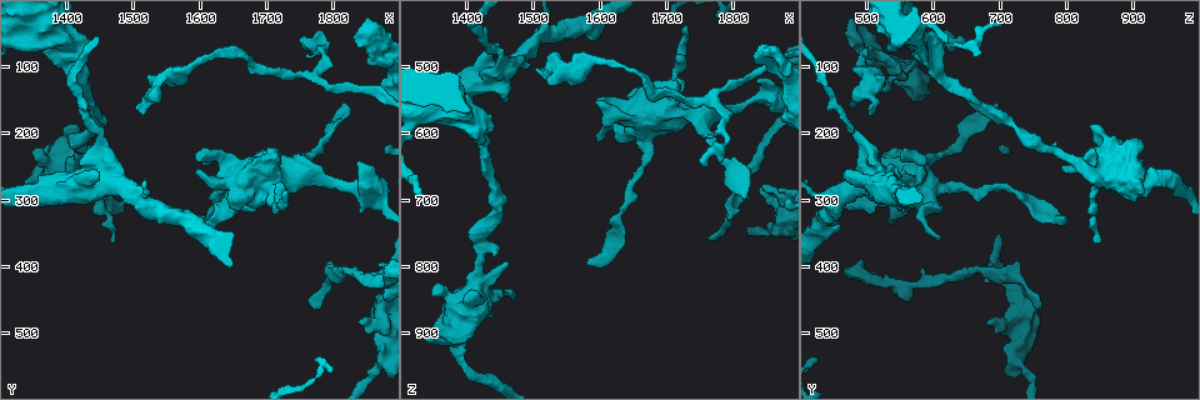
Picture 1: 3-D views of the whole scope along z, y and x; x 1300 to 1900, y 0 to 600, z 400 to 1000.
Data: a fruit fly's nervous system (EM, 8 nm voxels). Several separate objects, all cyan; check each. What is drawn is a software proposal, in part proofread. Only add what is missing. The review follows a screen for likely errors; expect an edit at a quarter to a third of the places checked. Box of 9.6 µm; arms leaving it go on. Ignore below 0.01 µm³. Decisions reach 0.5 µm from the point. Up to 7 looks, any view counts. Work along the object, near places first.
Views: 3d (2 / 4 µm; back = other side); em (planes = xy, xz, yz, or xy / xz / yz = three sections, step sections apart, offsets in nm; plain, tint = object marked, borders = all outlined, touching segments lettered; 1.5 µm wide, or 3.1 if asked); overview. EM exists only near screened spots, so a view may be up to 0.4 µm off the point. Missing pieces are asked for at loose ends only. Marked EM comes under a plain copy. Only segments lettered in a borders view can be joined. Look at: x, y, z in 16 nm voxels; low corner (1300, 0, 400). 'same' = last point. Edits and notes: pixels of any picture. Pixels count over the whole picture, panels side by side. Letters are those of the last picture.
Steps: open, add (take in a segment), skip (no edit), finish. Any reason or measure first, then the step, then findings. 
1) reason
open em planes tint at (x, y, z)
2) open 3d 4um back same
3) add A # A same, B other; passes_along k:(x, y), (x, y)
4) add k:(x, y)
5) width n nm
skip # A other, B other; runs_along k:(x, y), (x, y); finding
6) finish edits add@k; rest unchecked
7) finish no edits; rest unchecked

open em planes borders at (1760, 65, 650)

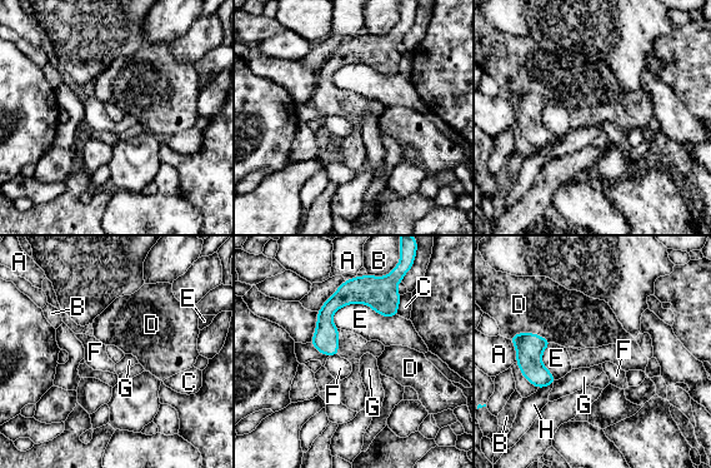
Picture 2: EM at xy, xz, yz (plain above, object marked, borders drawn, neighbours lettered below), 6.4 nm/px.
skip # A other, B other, C other, D other, E other, F other, G other, H other; border 2:(338, 354), (329, 357); none of them fits

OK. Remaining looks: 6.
an open end
open em planes borders at (1765, 465, 760)

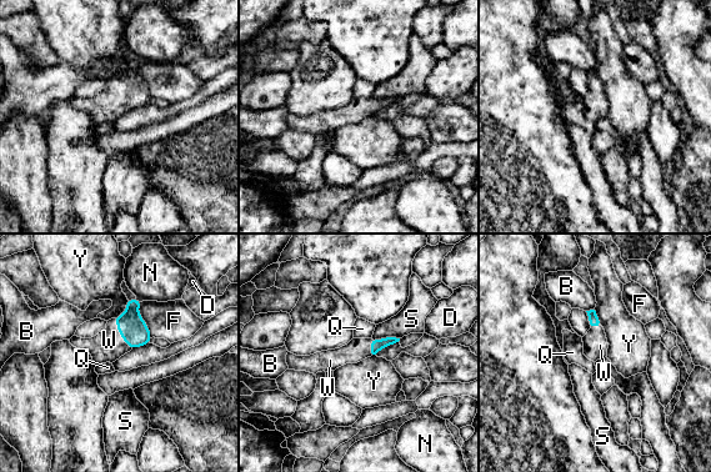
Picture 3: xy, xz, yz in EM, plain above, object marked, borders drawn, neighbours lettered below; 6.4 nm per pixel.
add W # B other, D other, F other, N other, Q other, S other, W same, Y other; passes_along 3:(131, 326), (119, 332), (108, 346); the neuron continues

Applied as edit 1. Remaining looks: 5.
see it whole again
open overview

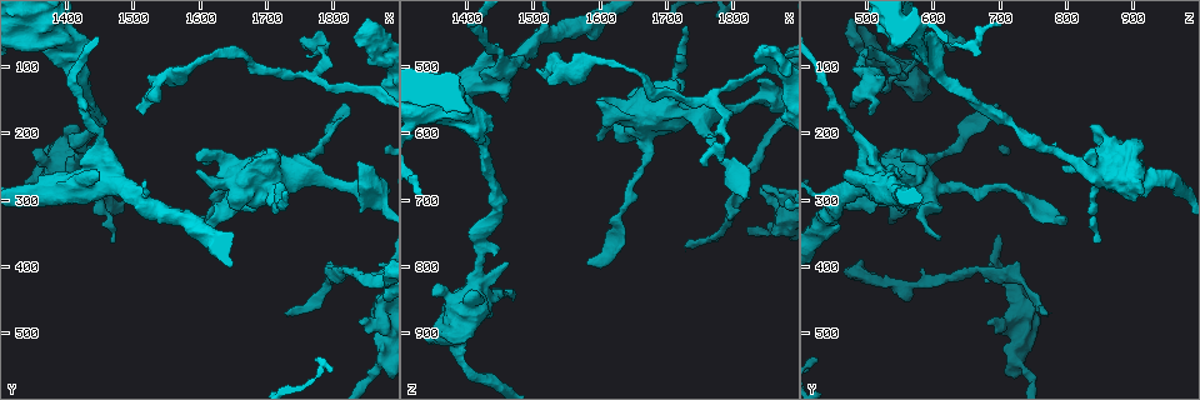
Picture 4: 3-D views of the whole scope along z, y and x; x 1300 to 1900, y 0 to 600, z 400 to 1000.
an open end
open 3d 4um at (1350, 225, 845)

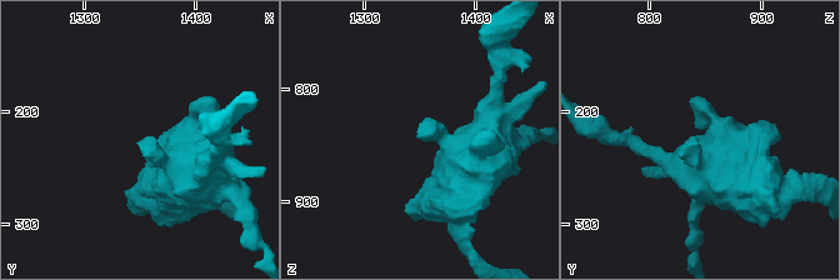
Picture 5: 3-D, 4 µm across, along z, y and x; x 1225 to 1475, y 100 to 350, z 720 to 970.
open em xy step 8 tint at (1348, 226, 844)

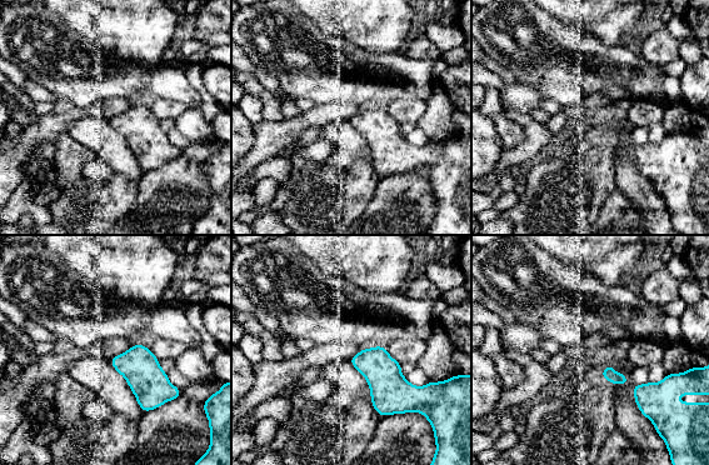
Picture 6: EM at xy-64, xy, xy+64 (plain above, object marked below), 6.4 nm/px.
open em planes borders same

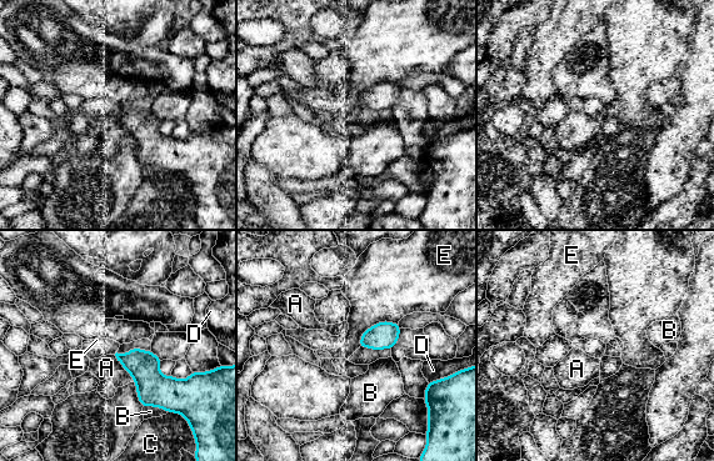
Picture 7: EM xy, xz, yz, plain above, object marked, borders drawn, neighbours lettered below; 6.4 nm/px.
width 160 nm
skip # A other, B other, C other, D other, E other; border 7:(398, 322), (373, 324), (358, 347); no lettered segment goes on from it

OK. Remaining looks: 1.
finish edits add@3; rest unchecked

